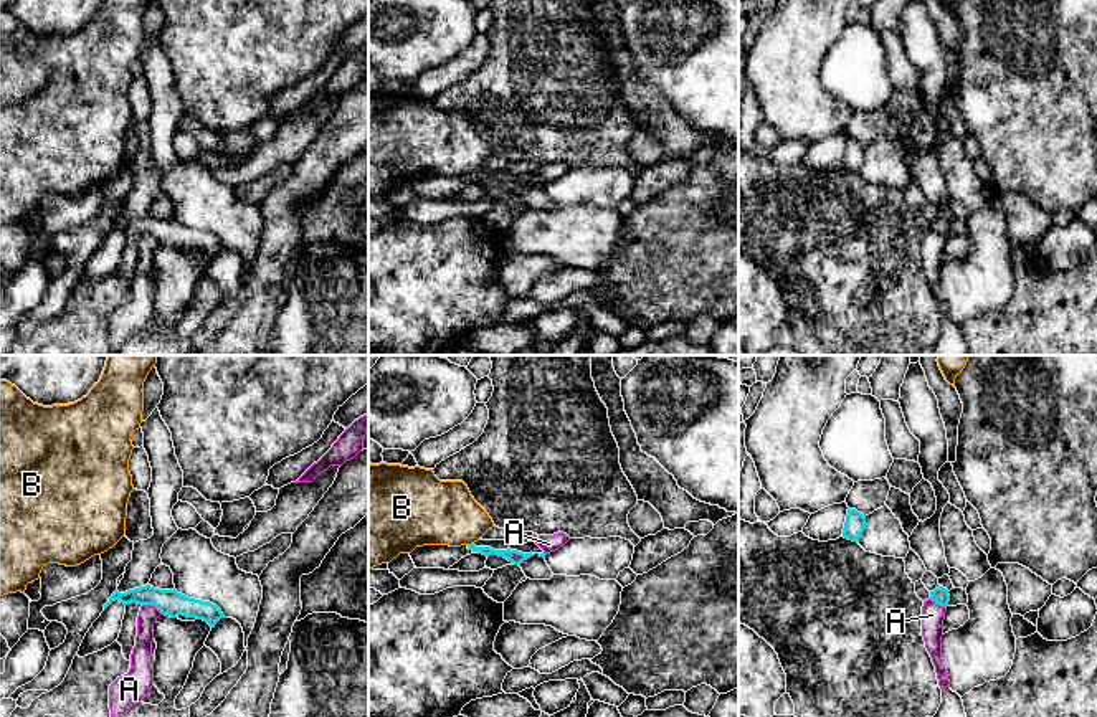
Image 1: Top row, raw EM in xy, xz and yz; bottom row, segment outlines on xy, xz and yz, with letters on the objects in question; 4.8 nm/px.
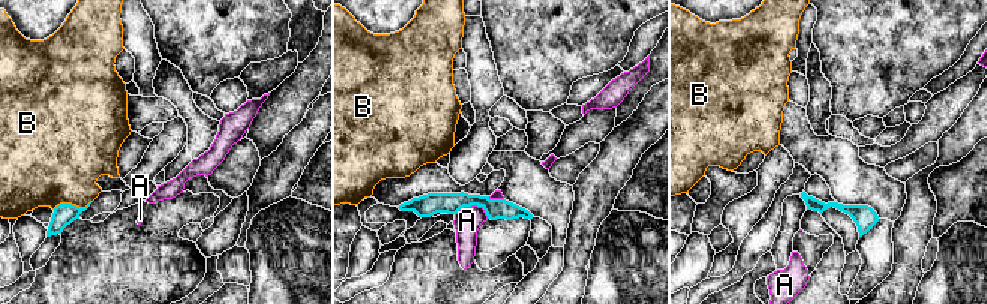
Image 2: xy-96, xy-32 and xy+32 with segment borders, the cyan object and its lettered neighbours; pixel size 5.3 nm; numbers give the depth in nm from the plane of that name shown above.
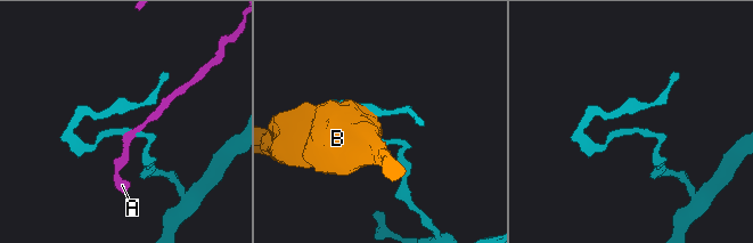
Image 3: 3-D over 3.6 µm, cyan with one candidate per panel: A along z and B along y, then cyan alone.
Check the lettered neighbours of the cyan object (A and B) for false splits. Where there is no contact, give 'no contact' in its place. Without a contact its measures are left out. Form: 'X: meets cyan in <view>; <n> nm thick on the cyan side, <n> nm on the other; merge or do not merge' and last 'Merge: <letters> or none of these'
A: meets cyan in xy; 130 nm thick on the cyan side, 100 nm on the other; do not merge
B: meets cyan in xz; 70 nm thick on the cyan side, 320 nm on the other; do not merge
Merge: none of these

